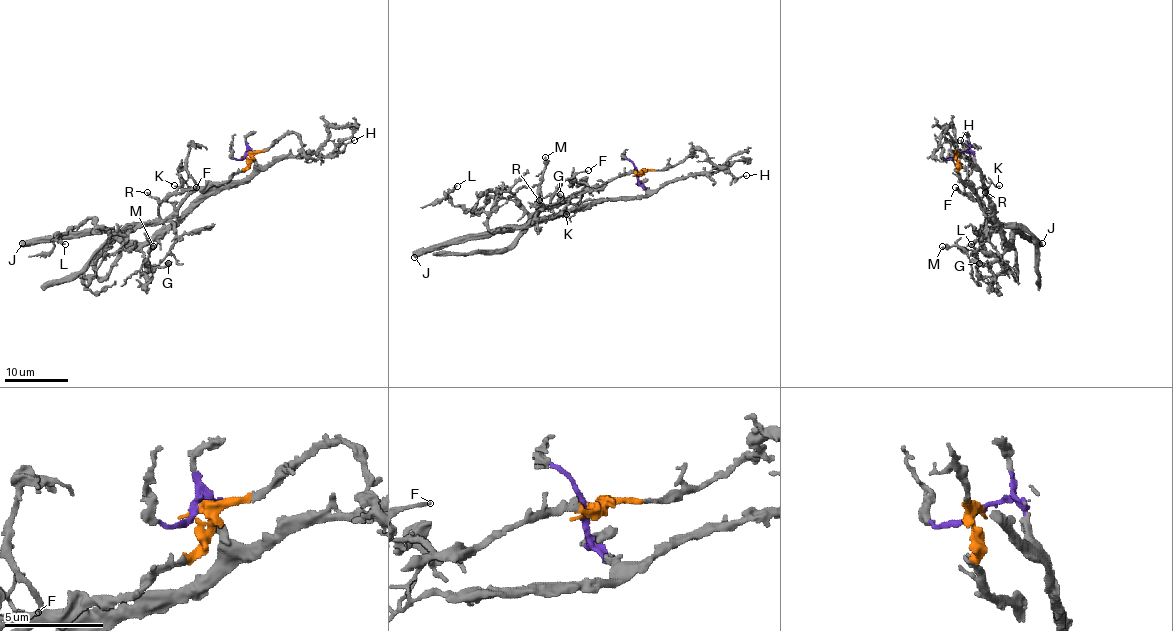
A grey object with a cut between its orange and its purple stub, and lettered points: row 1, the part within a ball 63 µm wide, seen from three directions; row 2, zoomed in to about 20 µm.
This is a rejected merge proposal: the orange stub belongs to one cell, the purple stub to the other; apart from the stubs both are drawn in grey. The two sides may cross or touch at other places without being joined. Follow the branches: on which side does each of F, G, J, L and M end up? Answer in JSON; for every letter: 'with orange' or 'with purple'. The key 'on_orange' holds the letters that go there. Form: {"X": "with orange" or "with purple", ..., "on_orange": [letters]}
{"F": "with purple", "G": "with purple", "J": "with purple", "L": "with orange", "M": "with purple", "on_orange": ["L"]}

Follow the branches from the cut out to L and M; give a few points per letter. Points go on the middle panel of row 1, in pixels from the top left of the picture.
L: (637, 174), (583, 187), (534, 212), (500, 198), (473, 211), (452, 203), (449, 193), (457, 185)
M: (637, 172), (645, 190), (644, 195), (601, 198), (575, 209), (534, 219), (545, 156)

